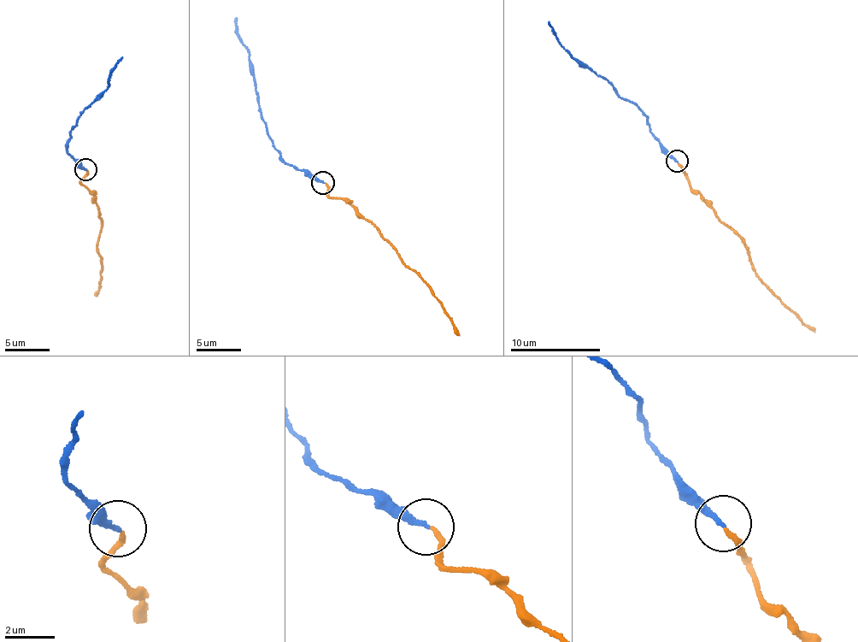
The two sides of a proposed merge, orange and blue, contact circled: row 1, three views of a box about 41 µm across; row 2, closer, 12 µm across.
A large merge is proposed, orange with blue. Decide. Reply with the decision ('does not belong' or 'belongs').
belongs

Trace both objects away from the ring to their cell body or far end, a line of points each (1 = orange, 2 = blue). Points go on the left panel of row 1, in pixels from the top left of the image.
1: (87, 171), (81, 181), (94, 198), (102, 223), (97, 252), (101, 262), (96, 295)
2: (85, 169), (67, 150), (71, 128), (109, 80), (114, 66), (122, 56)

